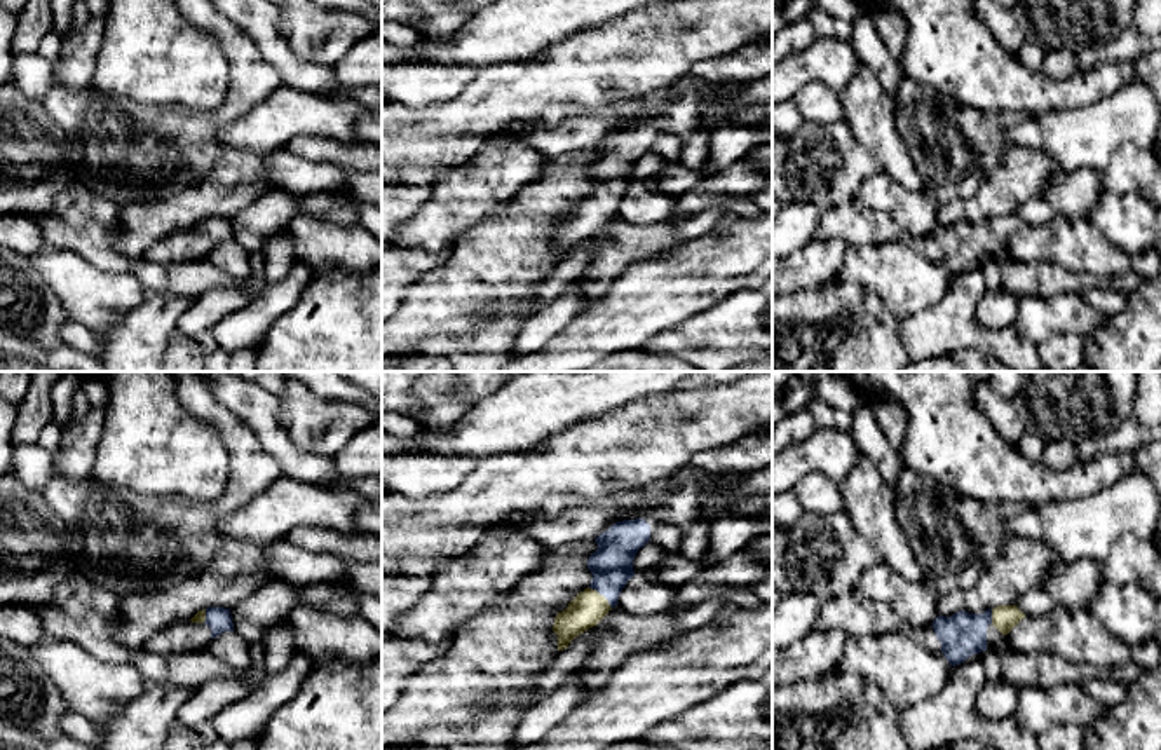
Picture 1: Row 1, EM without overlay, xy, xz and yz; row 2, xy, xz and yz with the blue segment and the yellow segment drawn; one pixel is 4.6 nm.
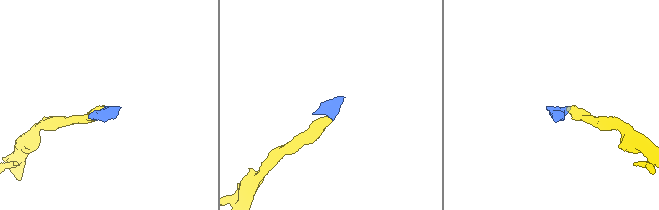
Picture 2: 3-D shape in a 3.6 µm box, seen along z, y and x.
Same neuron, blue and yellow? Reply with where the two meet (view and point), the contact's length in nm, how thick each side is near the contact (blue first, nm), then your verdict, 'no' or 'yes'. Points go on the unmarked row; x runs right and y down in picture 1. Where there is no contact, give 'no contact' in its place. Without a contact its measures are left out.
meets blue in xz at (602, 203); contact 140 nm long; 190 nm thick on the blue side, 160 nm on the other; yes

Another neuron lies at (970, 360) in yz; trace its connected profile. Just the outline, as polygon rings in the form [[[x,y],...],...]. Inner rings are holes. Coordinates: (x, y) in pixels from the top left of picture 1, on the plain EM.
[[[961,349],[950,356],[957,361],[959,372],[992,372],[988,365],[992,354],[985,349]]]

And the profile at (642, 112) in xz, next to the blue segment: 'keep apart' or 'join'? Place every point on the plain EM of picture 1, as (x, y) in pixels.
join

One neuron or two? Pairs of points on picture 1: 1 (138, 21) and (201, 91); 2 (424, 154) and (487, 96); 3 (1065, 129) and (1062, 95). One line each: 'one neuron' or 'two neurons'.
1: one neuron
2: one neuron
3: two neurons

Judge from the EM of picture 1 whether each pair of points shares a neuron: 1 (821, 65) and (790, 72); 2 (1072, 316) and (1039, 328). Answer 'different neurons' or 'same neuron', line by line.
1: same neuron
2: same neuron

